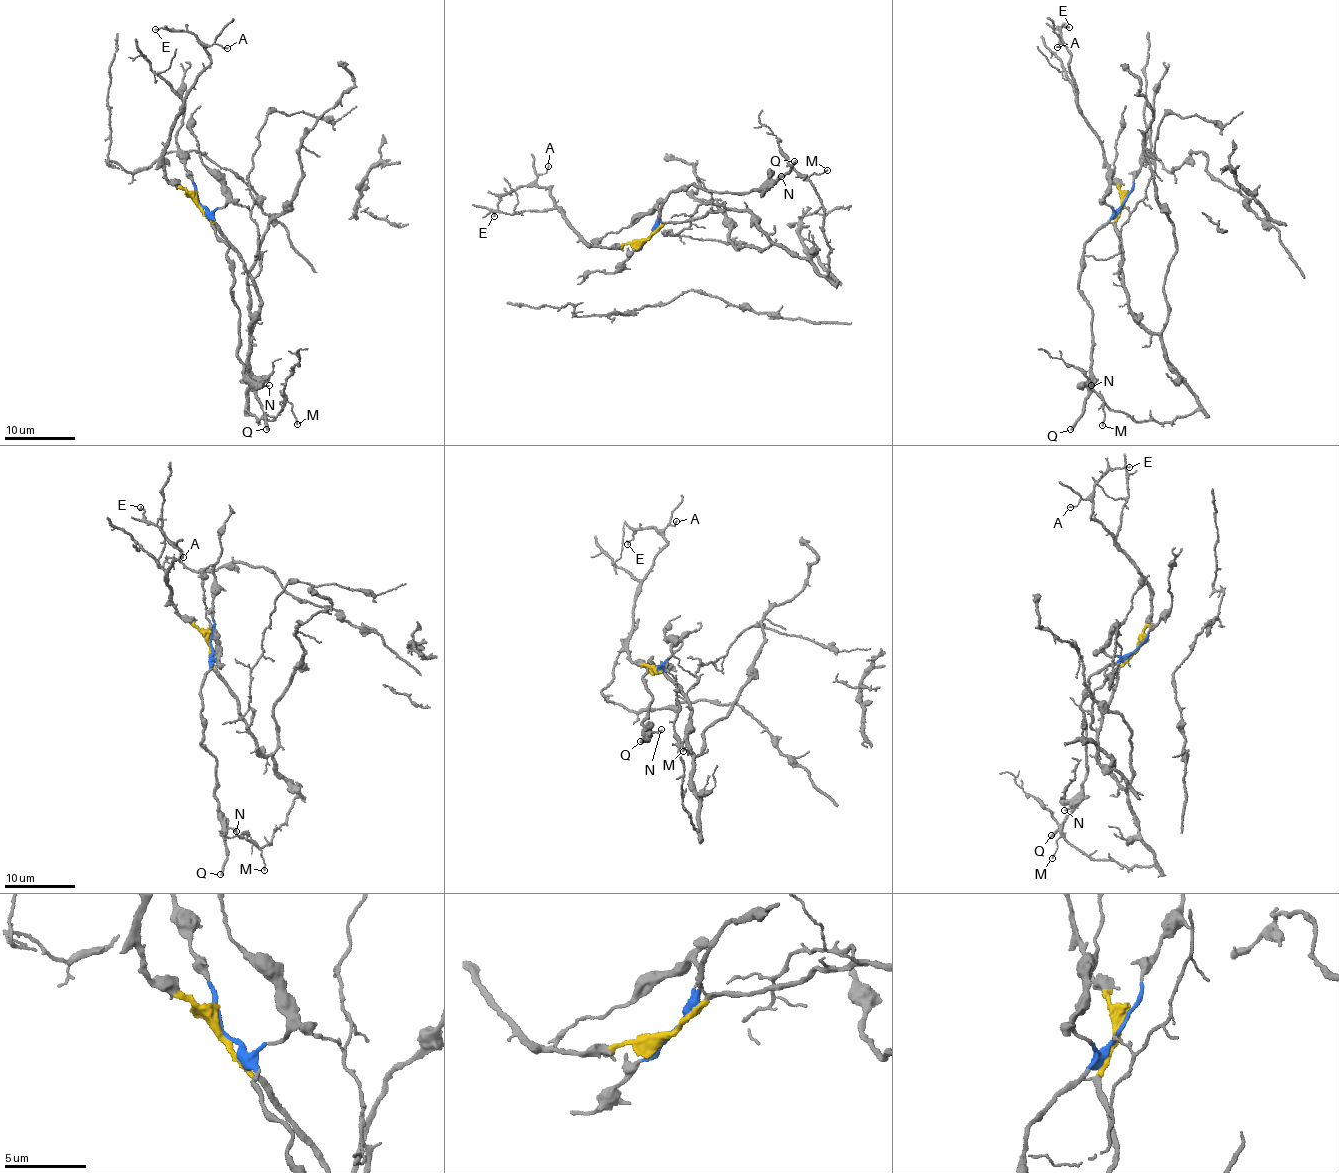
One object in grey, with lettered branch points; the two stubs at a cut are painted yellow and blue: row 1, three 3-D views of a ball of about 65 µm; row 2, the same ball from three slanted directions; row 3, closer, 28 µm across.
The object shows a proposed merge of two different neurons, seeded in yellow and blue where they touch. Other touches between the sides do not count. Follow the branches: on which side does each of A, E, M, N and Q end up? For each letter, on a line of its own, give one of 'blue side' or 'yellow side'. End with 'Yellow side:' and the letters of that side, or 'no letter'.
A: yellow side
E: yellow side
M: yellow side
N: blue side
Q: blue side
Yellow side: A, E, M

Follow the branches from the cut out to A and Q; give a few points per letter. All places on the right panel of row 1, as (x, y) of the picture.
A: (1123, 203), (1104, 158), (1103, 144), (1079, 110), (1070, 52), (1060, 42), (1061, 46), (1056, 47)
Q: (1123, 203), (1084, 247), (1079, 286), (1092, 311), (1090, 379), (1084, 411), (1070, 429)

